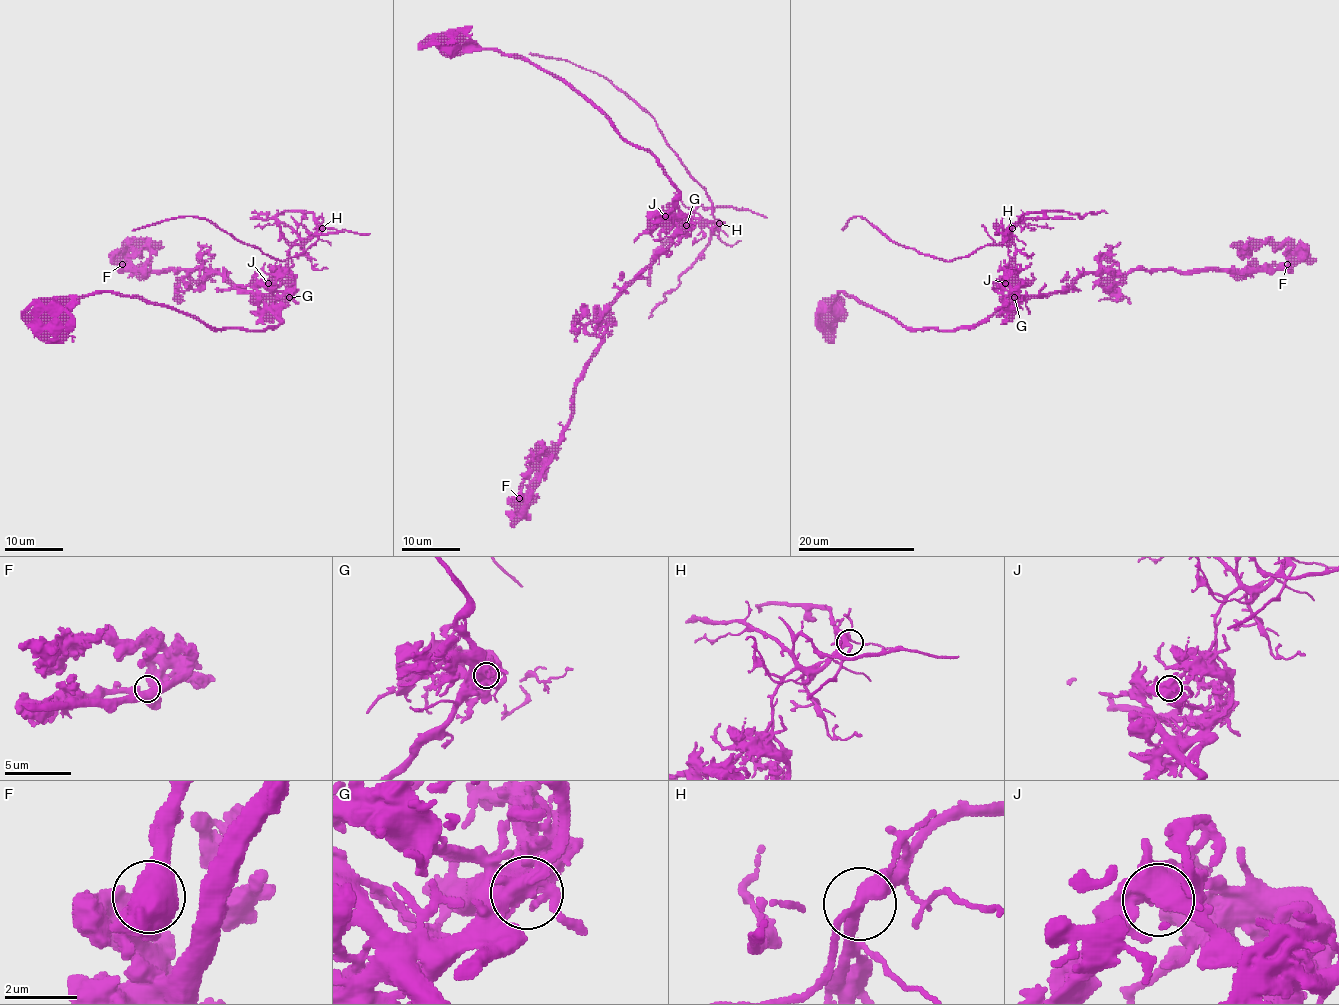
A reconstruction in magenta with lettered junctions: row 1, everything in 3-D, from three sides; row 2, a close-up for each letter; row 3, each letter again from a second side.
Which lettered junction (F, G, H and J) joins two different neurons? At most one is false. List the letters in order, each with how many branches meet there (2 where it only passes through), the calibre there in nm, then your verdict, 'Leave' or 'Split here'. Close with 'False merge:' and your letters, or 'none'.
F: Branches: 4. Thickness 600 nm. Leave
G: Branches: 4. Thickness 500 nm. Split here
H: Branches: 4. Thickness 360 nm. Leave
J: Branches: 5. Thickness 550 nm. Leave
False merge: G

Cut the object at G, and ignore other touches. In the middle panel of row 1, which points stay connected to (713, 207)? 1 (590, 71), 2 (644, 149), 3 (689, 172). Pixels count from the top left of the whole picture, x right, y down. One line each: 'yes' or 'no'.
1: yes
2: no
3: yes

